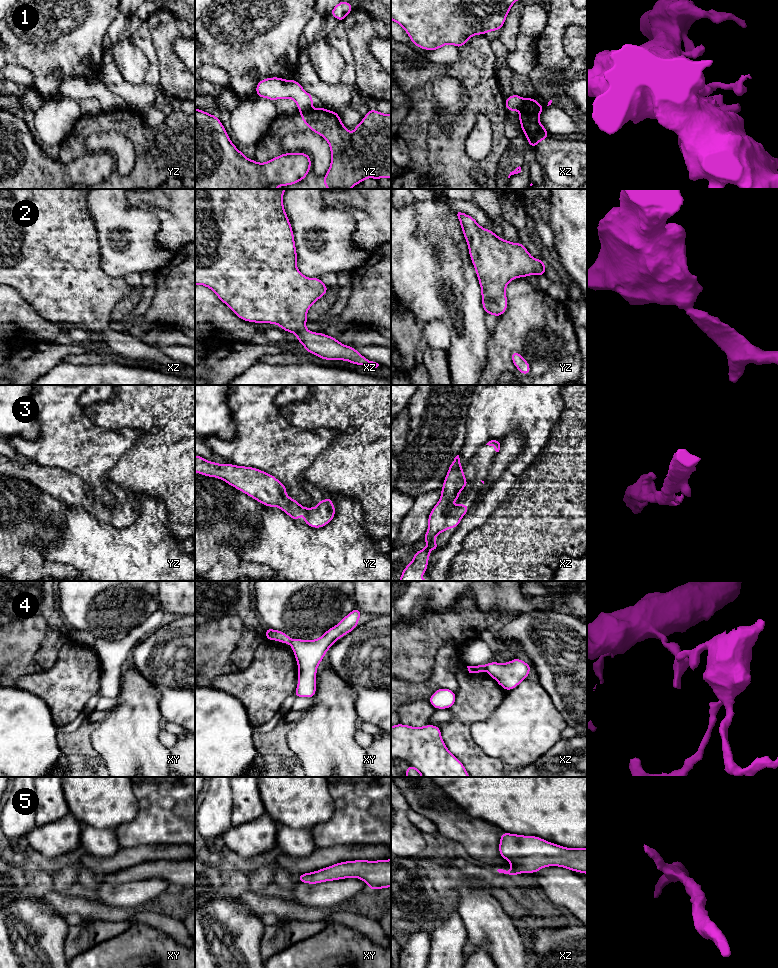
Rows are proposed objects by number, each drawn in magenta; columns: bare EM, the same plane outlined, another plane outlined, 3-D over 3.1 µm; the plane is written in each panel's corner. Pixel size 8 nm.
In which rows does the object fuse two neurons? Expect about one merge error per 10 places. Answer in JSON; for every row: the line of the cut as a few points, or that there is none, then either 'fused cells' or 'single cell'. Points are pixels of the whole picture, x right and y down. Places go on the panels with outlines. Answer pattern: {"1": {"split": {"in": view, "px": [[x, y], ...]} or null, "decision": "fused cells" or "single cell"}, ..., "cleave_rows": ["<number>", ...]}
{"1": {"split": {"in": "yz", "px": [[311, 108], [300, 114]]}, "decision": "fused cells"}, "2": {"split": null, "decision": "single cell"}, "3": {"split": null, "decision": "single cell"}, "4": {"split": {"in": "xz", "px": [[487, 665], [486, 670]]}, "decision": "fused cells"}, "5": {"split": null, "decision": "single cell"}, "cleave_rows": ["1", "4"]}

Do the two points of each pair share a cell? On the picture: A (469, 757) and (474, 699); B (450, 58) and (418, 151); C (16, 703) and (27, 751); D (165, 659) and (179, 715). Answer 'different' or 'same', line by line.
A: same
B: different
C: same
D: same

